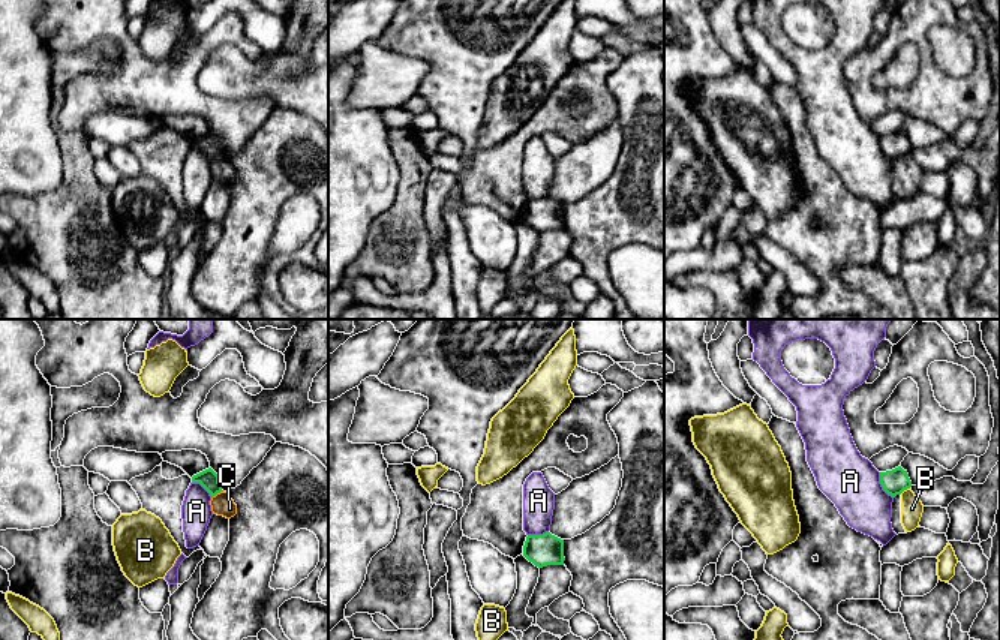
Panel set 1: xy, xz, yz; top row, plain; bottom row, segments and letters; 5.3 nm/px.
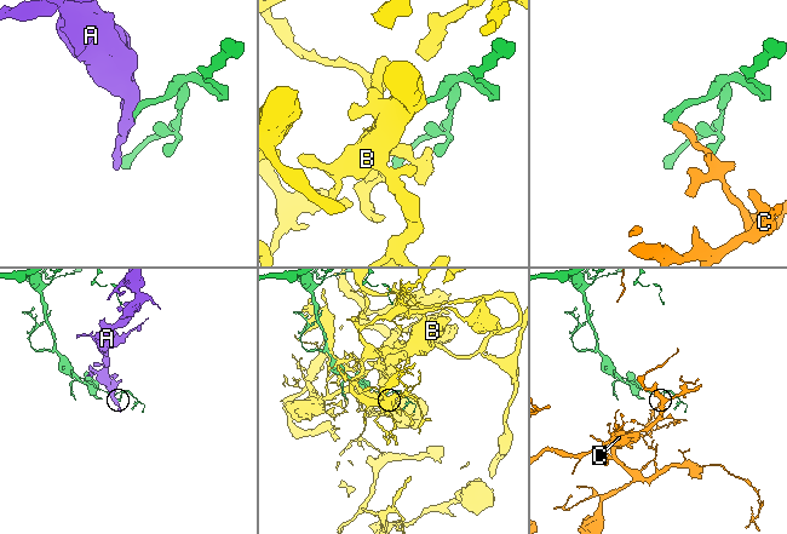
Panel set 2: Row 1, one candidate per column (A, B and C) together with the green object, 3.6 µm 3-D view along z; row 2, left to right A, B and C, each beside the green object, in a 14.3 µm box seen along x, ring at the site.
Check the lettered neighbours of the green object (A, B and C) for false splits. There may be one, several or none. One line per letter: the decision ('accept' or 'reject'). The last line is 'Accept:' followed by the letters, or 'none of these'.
A: reject
B: reject
C: reject
Accept: none of these

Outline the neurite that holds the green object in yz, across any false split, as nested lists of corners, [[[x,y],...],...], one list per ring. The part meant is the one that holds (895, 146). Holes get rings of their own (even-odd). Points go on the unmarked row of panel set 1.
[[[901,130],[892,135],[880,136],[880,148],[892,162],[912,151],[909,138]]]

